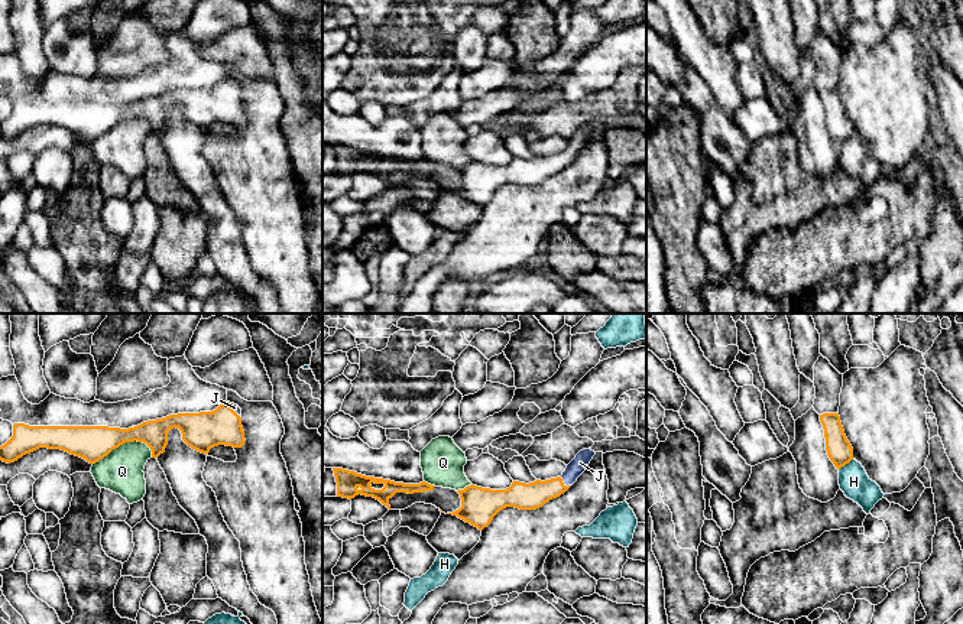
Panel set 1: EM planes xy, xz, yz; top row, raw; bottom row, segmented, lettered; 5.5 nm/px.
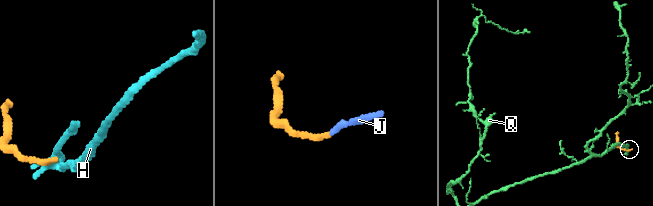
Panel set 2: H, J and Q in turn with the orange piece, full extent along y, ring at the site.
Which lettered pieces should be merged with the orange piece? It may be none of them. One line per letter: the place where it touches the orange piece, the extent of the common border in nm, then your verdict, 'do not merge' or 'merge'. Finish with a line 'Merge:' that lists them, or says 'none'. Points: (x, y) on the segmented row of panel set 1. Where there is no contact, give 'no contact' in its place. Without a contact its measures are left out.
H: yz (845, 464) | 100 nm | do not merge
J: xz (563, 483) | 80 nm | merge
Q: xy (122, 444) | 340 nm | do not merge
Merge: J

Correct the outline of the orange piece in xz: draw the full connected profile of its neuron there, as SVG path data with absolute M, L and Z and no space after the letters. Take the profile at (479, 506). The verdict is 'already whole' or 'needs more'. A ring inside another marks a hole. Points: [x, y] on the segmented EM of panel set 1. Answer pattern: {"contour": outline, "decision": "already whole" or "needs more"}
{"contour": "M590 448L580 451L567 465L561 477L545 481L536 480L529 484L513 481L506 490L490 490L471 484L457 491L461 498L461 507L447 514L457 516L466 523L483 530L506 507L536 510L549 500L564 494L586 471L594 455L596 452Z", "decision": "needs more"}

